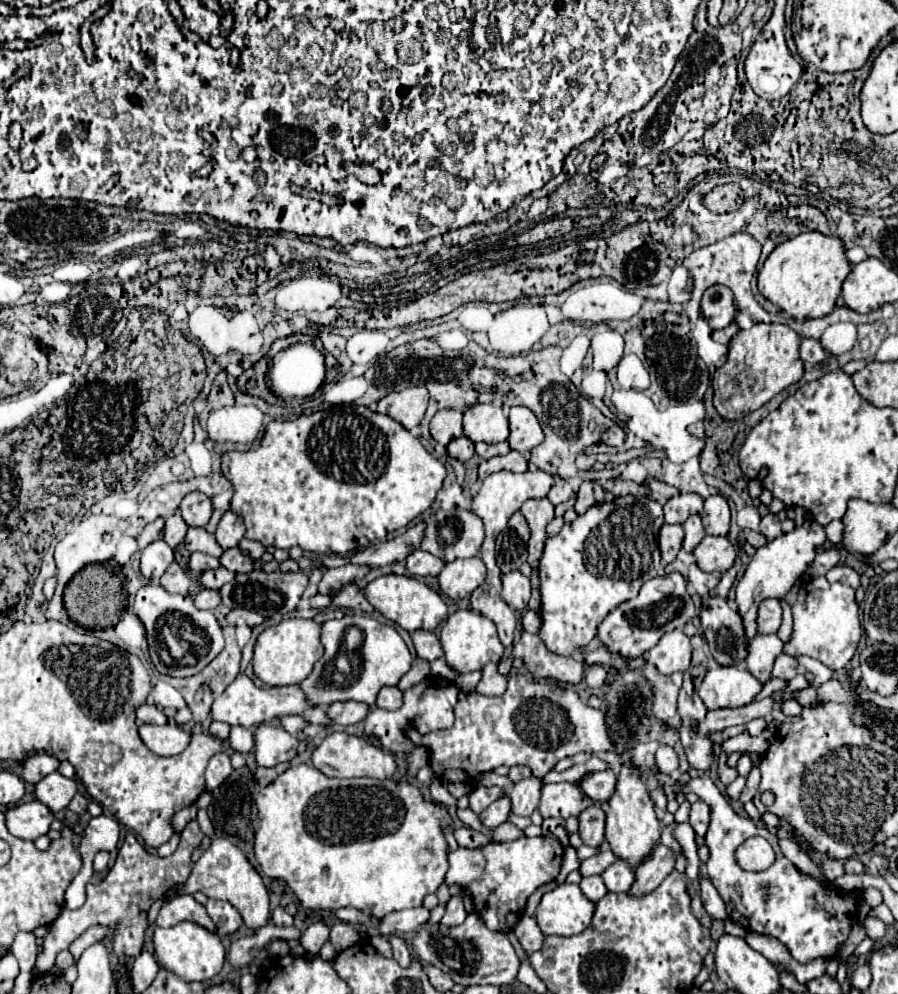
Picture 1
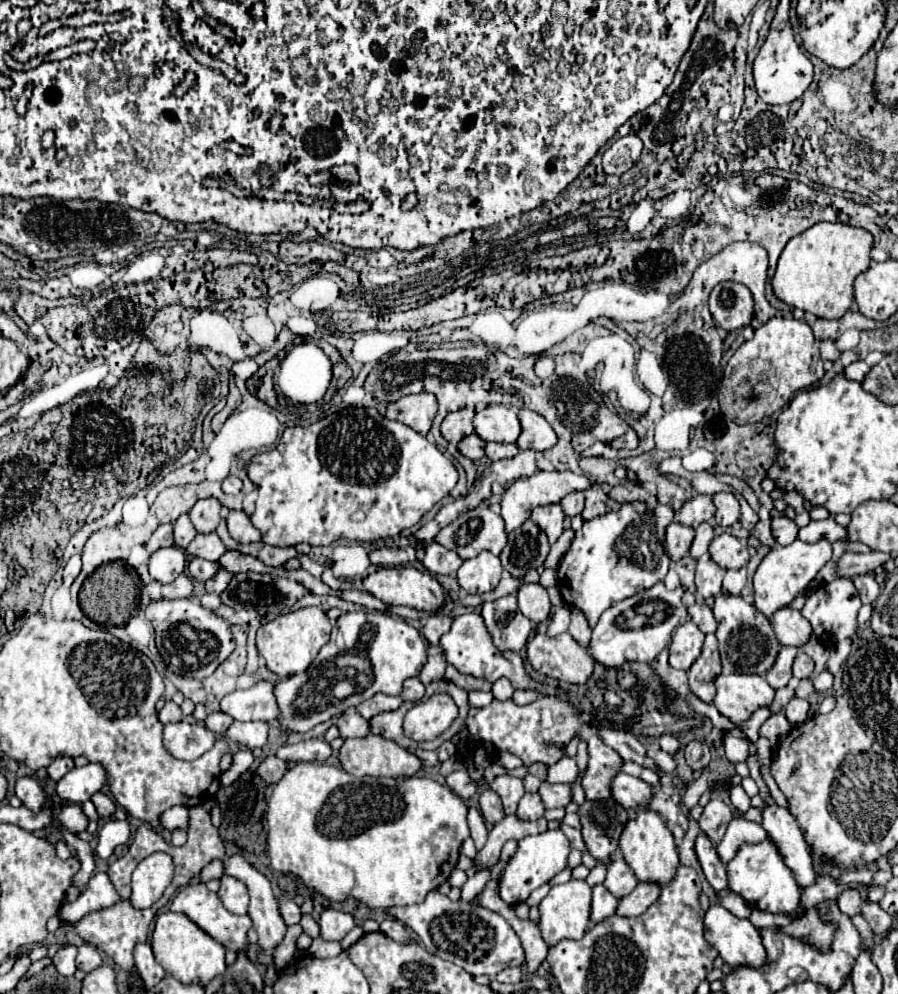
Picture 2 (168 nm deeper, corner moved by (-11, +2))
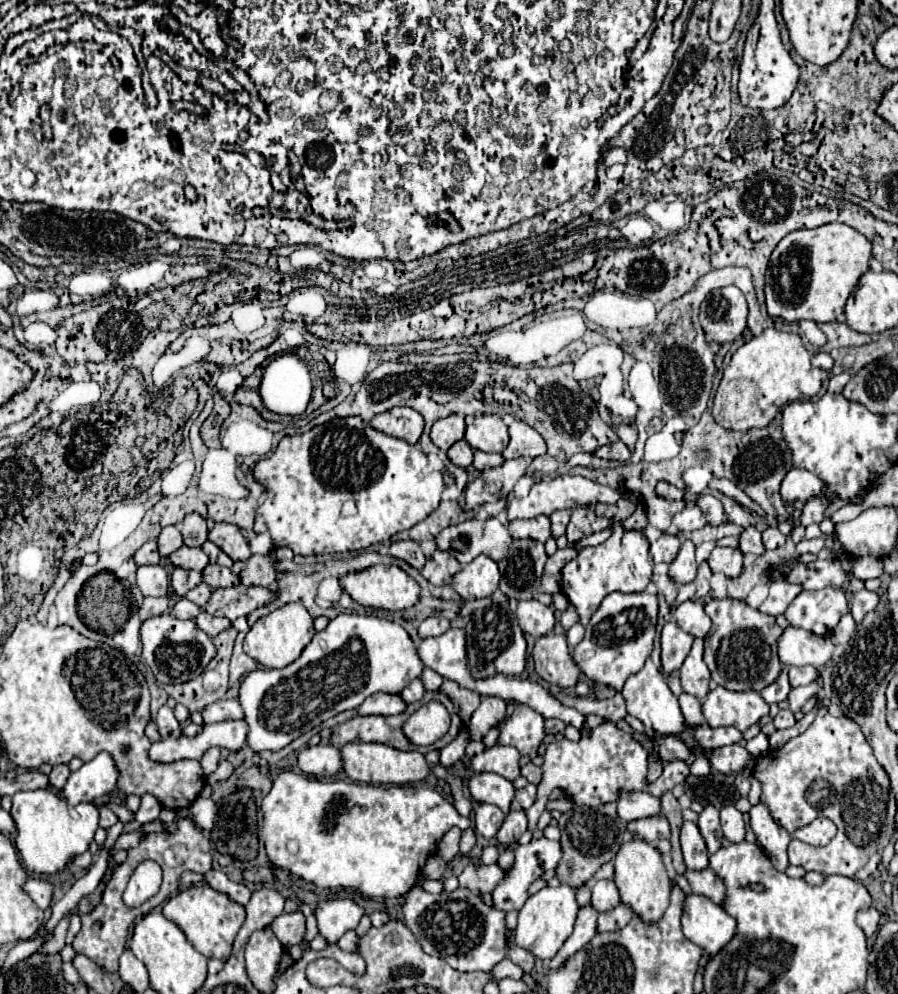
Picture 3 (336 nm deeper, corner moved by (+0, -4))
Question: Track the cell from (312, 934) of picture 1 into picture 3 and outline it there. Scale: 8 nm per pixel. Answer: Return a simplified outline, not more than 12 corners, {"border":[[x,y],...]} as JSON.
{"border":[[350,898],[318,902],[320,934],[336,944],[366,912]]}

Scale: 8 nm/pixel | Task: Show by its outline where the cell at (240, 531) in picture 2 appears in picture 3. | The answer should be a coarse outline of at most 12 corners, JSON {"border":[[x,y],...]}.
{"border":[[218,522],[208,540],[234,562],[252,556],[248,540],[234,524]]}

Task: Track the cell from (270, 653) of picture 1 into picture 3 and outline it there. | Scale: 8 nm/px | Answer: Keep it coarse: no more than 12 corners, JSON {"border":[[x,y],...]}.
{"border":[[302,604],[254,622],[244,652],[266,668],[300,656],[314,626]]}

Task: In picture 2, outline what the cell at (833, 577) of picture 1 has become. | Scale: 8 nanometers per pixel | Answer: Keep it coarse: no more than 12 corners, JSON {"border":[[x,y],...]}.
{"border":[[873,574],[853,578],[863,604],[873,604],[879,584]]}

